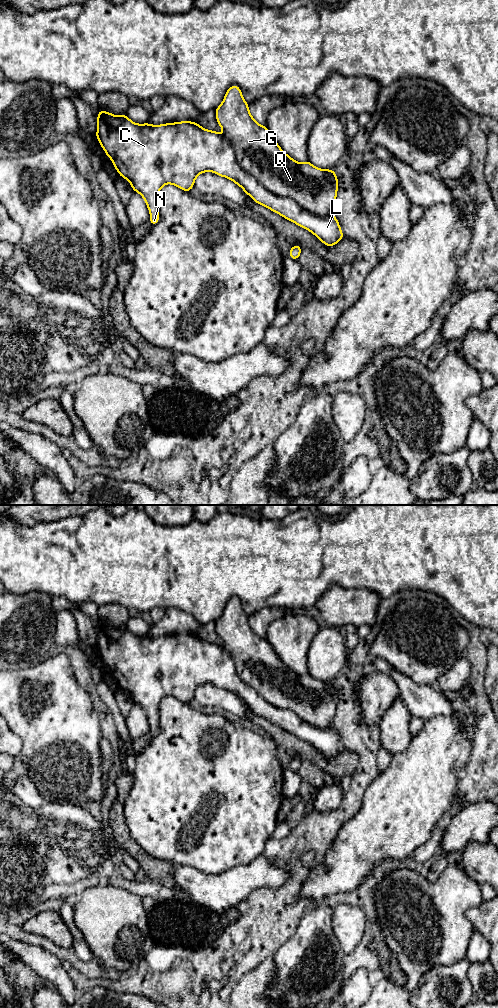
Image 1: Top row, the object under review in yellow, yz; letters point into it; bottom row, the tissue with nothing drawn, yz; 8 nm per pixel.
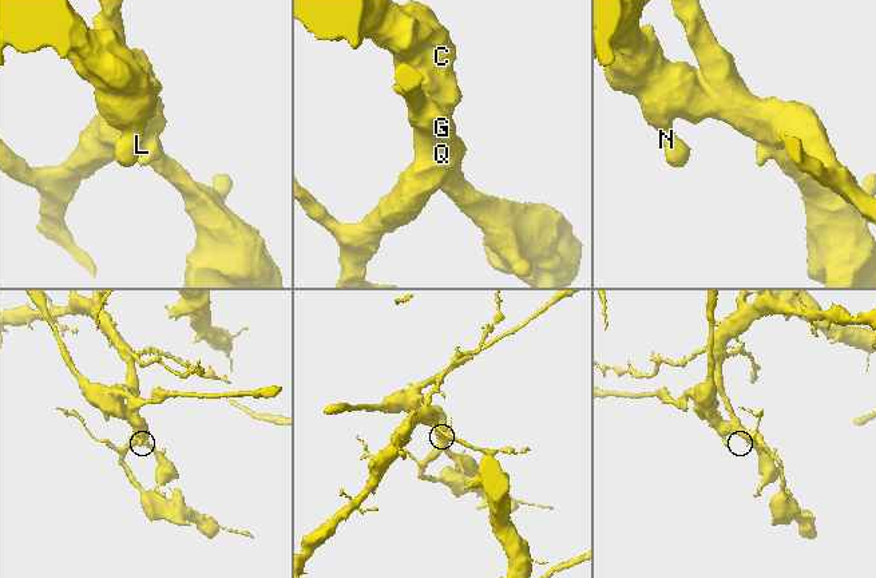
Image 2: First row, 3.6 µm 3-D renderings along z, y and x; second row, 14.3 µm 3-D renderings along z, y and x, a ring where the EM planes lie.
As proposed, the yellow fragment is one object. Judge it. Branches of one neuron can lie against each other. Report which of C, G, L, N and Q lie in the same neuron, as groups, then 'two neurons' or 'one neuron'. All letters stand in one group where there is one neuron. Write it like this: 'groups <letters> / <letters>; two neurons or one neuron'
groups C L N / G Q; two neurons

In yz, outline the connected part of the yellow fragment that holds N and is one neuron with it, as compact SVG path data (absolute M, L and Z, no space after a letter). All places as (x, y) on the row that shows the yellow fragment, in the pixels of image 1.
M98 110L96 138L119 175L128 180L133 191L144 198L150 212L151 225L160 220L159 191L165 184L173 184L189 192L199 174L211 171L232 180L254 202L310 231L328 247L336 245L344 237L334 215L319 217L303 209L294 200L270 192L238 164L232 145L223 136L202 128L198 123L182 121L162 125L150 125L148 122L137 124L127 115L115 116Z

